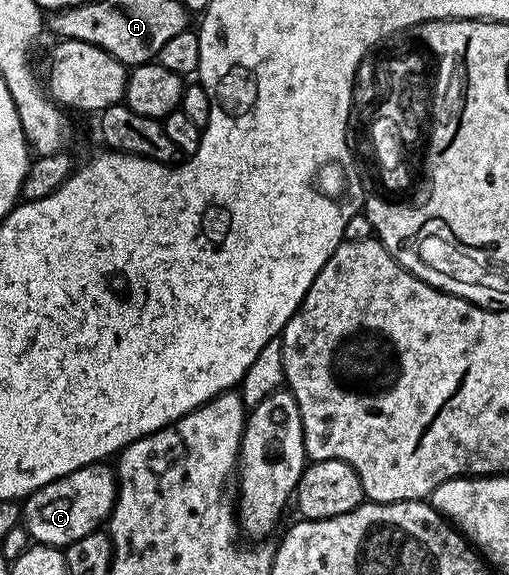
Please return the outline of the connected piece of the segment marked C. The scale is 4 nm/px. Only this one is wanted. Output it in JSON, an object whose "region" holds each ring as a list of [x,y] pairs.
{"region":[[[105,462],[89,463],[29,496],[24,503],[24,527],[34,543],[64,549],[88,533],[99,530],[109,520],[118,499],[118,480],[113,466]]]}

